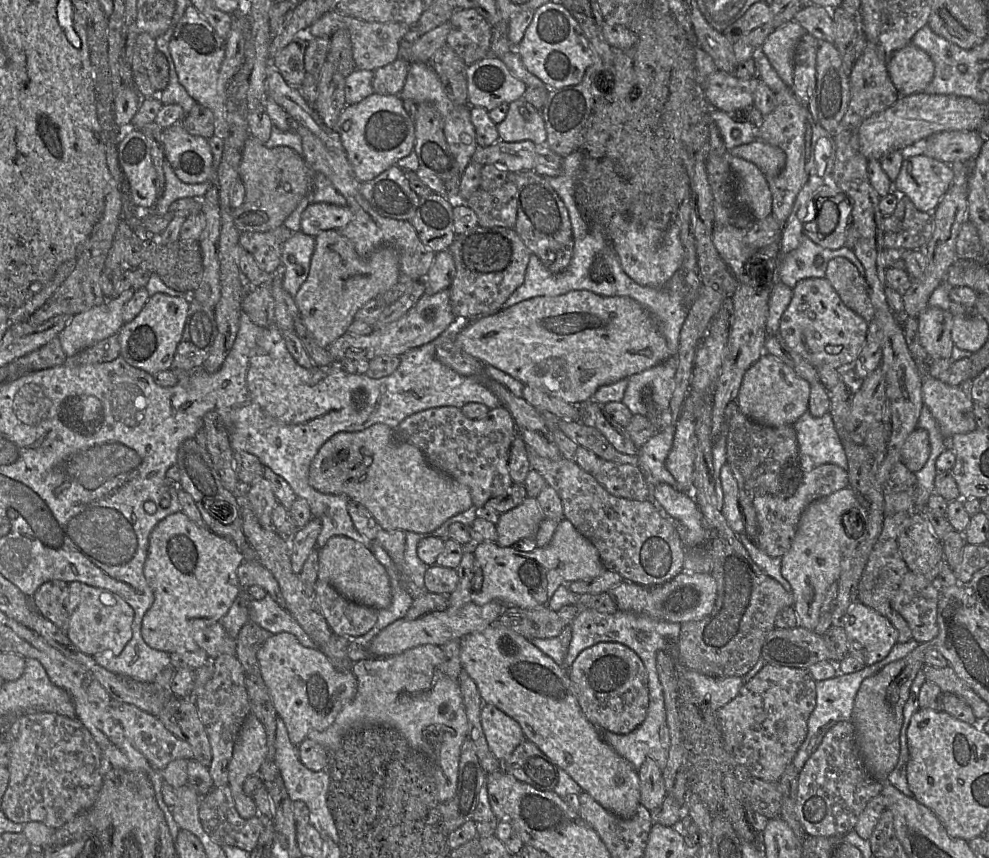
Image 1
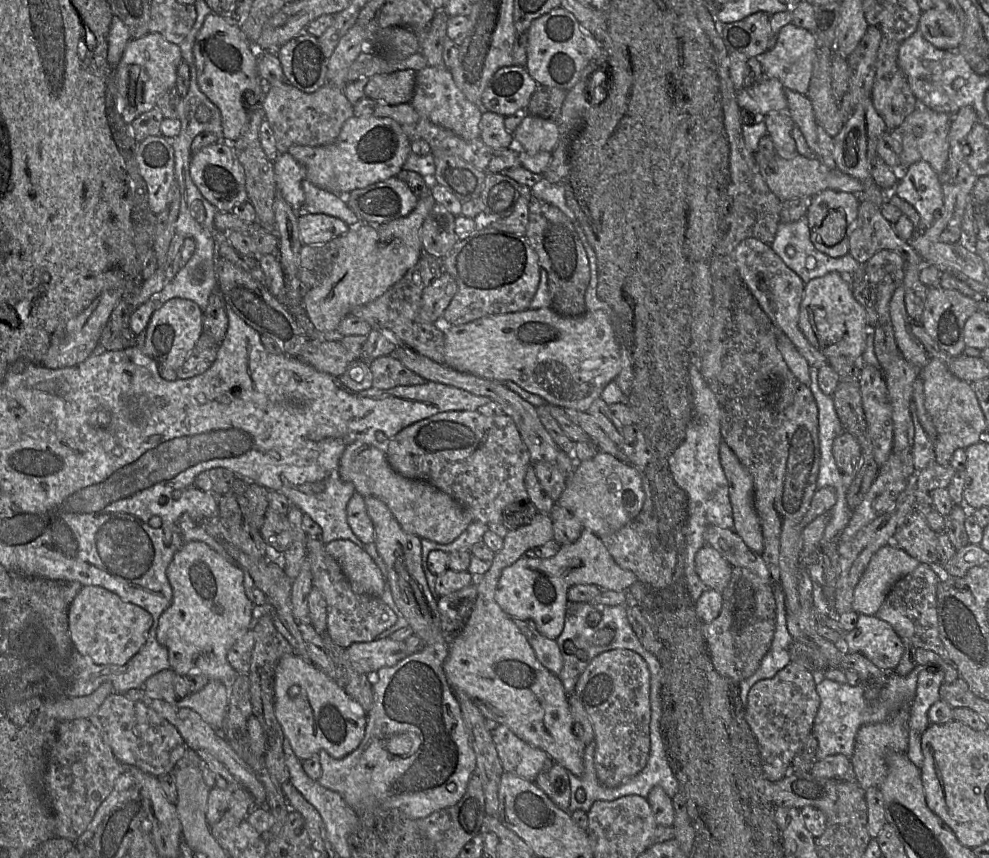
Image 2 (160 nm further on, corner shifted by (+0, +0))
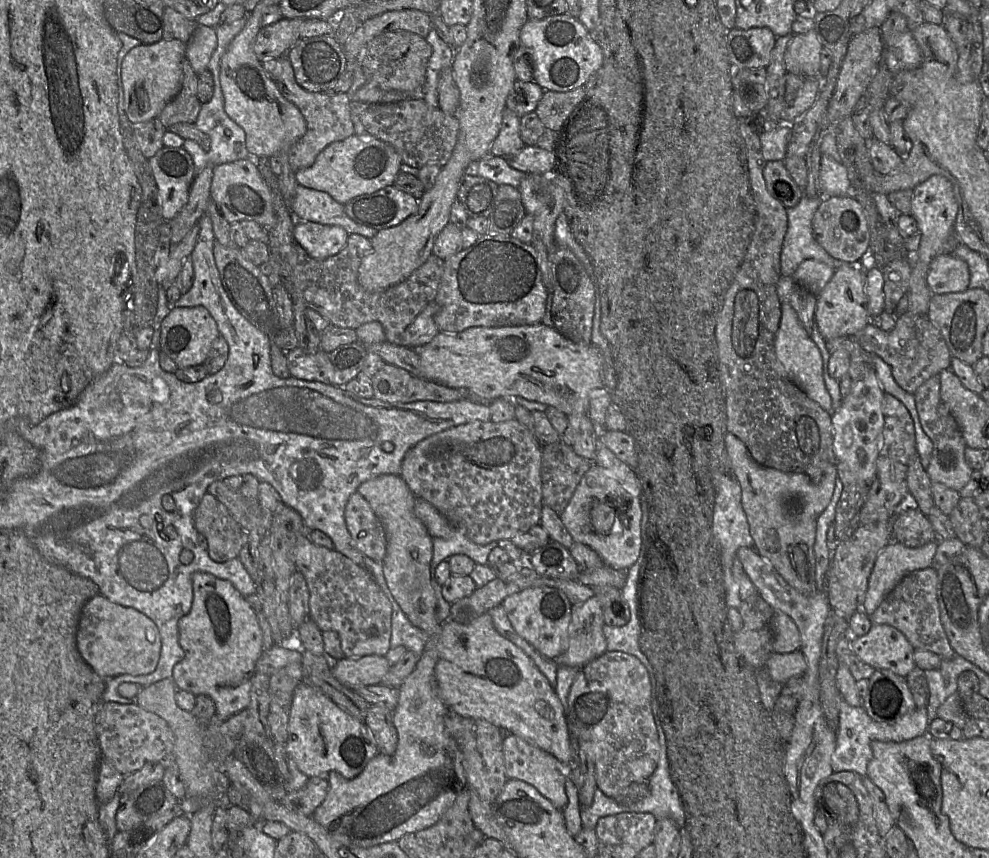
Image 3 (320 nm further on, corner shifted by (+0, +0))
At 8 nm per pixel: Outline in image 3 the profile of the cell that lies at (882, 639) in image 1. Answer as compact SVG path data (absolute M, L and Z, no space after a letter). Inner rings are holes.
M873 624L870 631L860 637L851 637L850 647L855 656L875 670L886 669L906 677L915 667L914 647L898 629L885 624Z

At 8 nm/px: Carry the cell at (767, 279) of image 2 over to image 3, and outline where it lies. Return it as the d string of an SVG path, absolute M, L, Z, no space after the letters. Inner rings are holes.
M790 276L780 277L777 283L777 294L781 304L788 303L795 310L799 321L811 337L817 297Z

